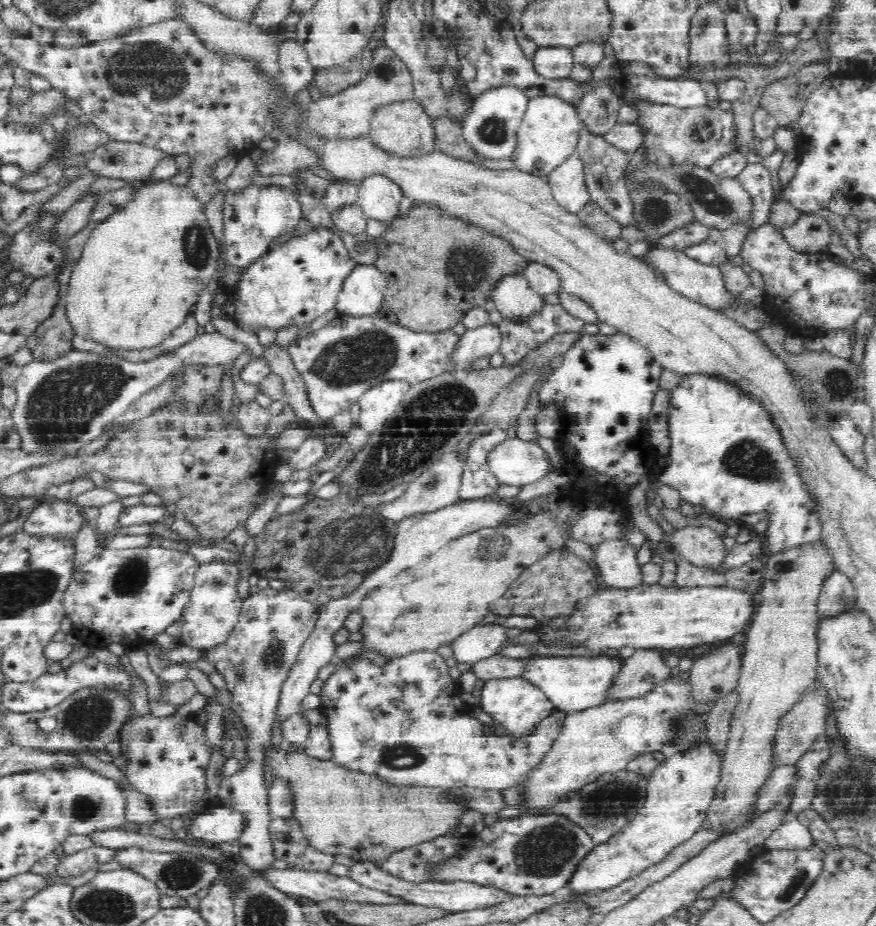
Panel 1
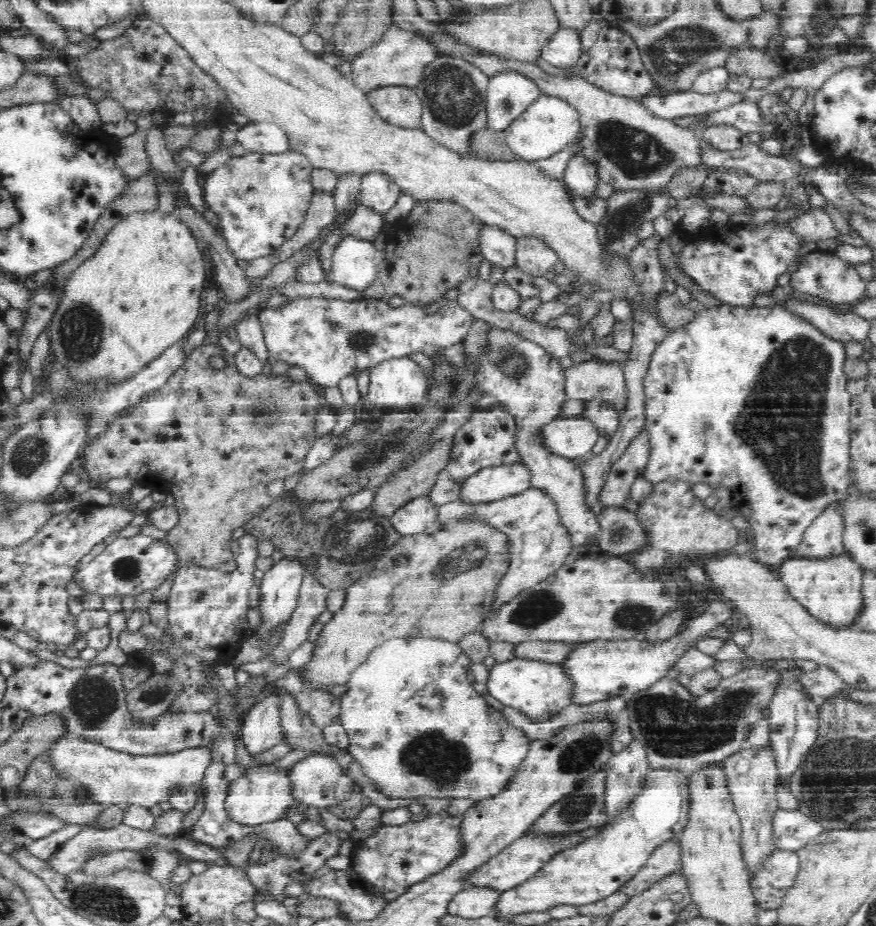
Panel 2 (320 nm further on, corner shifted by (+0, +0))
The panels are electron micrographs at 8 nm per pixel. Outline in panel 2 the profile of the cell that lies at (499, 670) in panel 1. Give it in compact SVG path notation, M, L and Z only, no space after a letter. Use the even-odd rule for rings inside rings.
M528 641L514 646L512 659L560 665L568 656L572 644Z

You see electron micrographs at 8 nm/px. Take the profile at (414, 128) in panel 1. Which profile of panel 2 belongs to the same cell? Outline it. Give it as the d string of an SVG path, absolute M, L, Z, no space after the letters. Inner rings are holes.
M388 87L368 94L367 98L384 122L403 129L421 128L422 103L415 89Z

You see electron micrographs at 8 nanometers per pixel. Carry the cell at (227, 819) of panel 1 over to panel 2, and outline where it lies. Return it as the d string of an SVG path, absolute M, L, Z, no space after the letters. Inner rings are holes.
M276 767L258 768L248 776L232 782L224 798L224 811L228 819L242 828L258 828L271 824L284 816L285 809L293 805L288 770L280 771Z

